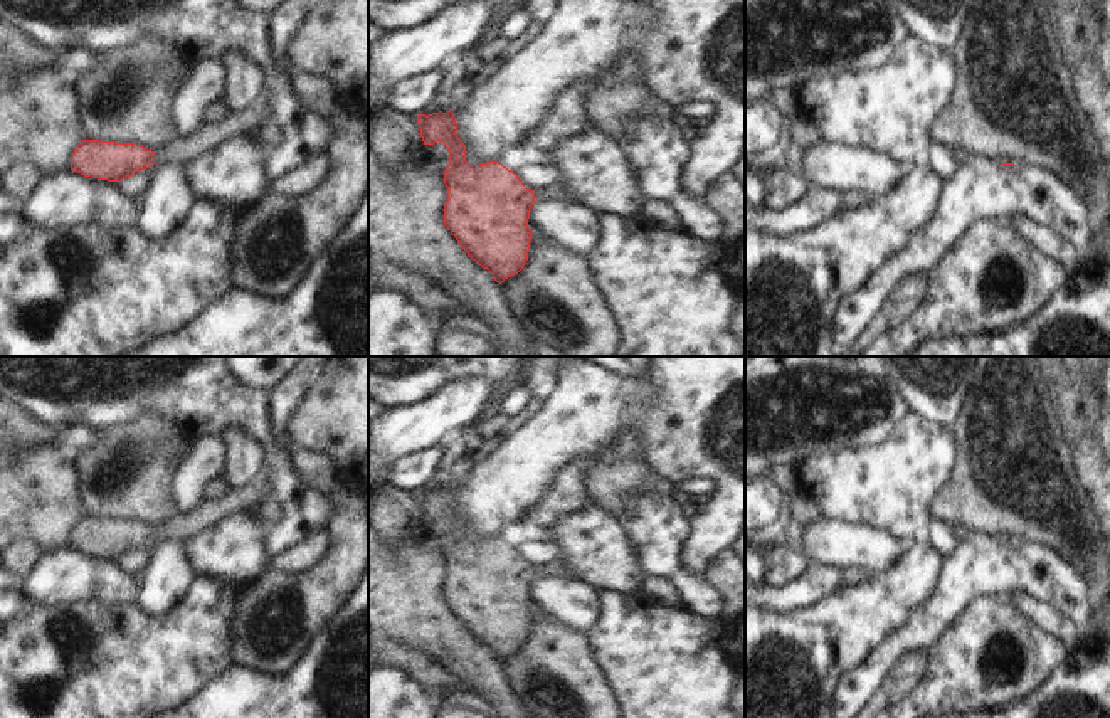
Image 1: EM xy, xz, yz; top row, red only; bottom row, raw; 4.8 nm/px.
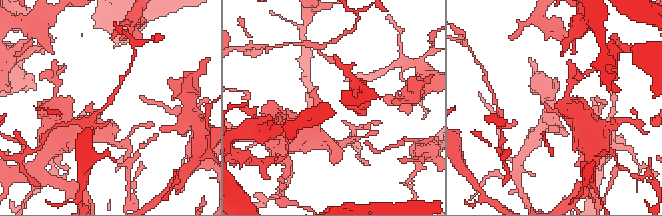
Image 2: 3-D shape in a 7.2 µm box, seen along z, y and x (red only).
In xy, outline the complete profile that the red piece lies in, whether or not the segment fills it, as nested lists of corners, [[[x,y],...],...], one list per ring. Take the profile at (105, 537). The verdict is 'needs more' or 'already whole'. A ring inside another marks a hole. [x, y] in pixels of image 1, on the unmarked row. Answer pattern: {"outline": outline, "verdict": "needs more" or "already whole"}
{"outline": [[[264,466],[251,483],[230,489],[222,499],[204,501],[195,513],[175,515],[156,528],[136,520],[82,516],[71,533],[71,546],[98,557],[121,558],[156,538],[180,543],[215,525],[224,516],[252,511],[274,494],[269,469]]], "verdict": "needs more"}

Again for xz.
{"outline": [[[452,486],[419,491],[417,501],[424,521],[442,518],[449,528],[444,548],[444,602],[468,632],[501,661],[518,651],[528,637],[531,582],[542,577],[574,580],[574,572],[560,560],[528,567],[516,550],[496,536],[469,541],[466,521],[456,511]]], "verdict": "needs more"}

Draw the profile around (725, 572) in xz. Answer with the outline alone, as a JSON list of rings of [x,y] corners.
[[[732,550],[710,560],[705,578],[722,597],[720,617],[727,624],[745,617],[745,565]]]

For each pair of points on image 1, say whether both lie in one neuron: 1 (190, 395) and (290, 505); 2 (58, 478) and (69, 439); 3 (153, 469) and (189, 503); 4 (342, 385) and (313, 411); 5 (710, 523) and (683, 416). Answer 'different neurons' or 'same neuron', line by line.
1: same neuron
2: different neurons
3: different neurons
4: same neuron
5: same neuron

